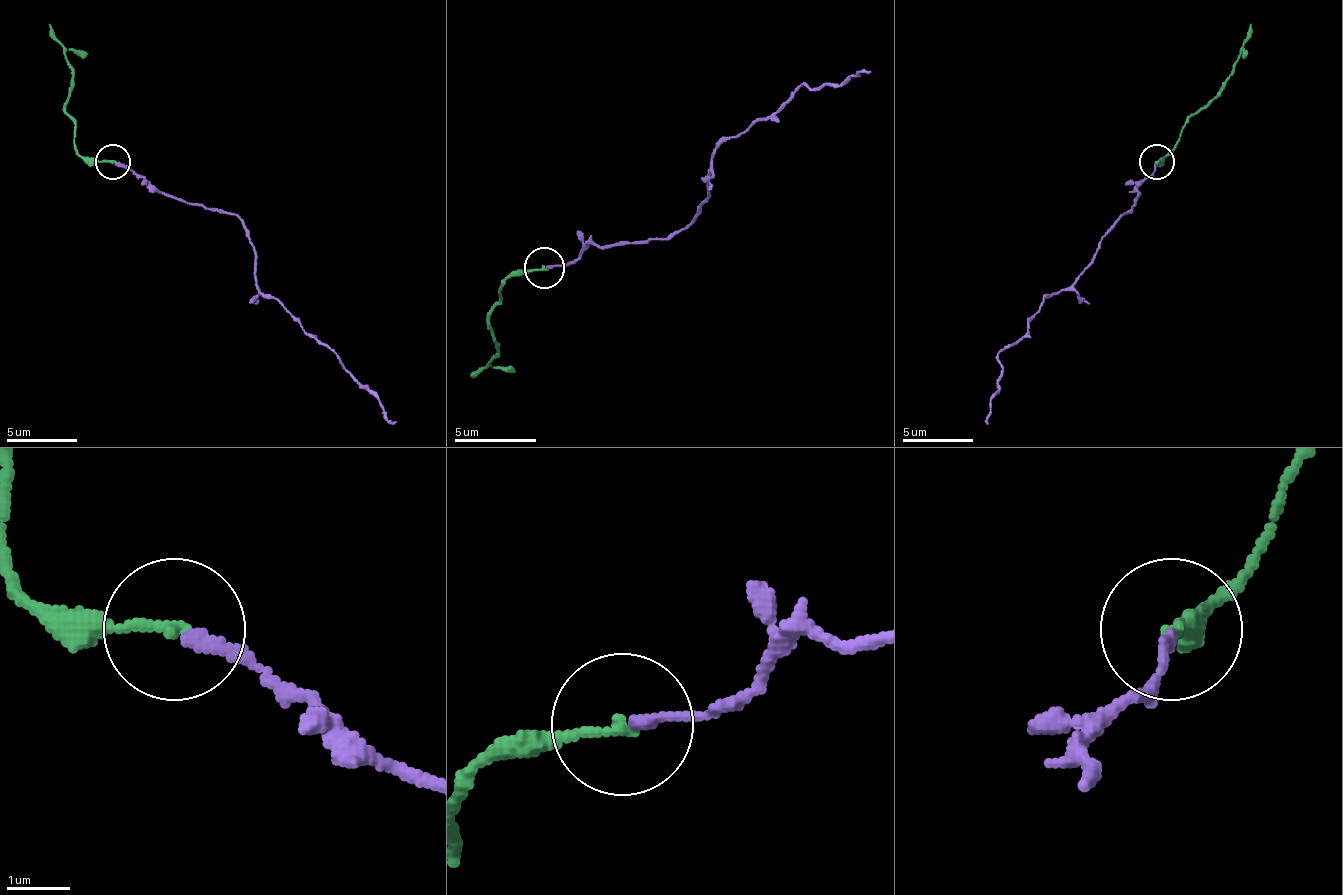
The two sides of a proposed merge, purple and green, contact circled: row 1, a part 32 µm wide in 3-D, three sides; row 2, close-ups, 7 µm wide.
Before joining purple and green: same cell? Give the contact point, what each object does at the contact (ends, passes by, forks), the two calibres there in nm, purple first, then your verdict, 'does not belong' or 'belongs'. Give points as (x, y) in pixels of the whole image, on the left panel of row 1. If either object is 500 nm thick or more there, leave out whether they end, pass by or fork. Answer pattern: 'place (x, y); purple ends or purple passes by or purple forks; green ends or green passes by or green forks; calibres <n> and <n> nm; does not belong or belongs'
place (113, 162); purple ends; green ends; calibres 190 and 170 nm; does not belong

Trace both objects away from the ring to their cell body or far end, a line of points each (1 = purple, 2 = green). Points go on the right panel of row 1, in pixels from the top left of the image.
1: (1157, 164), (1136, 189), (1136, 203), (1072, 281), (1044, 299), (1030, 331), (998, 355), (1002, 377), (988, 423)
2: (1157, 161), (1175, 147), (1186, 122), (1200, 111), (1232, 72), (1249, 23)

